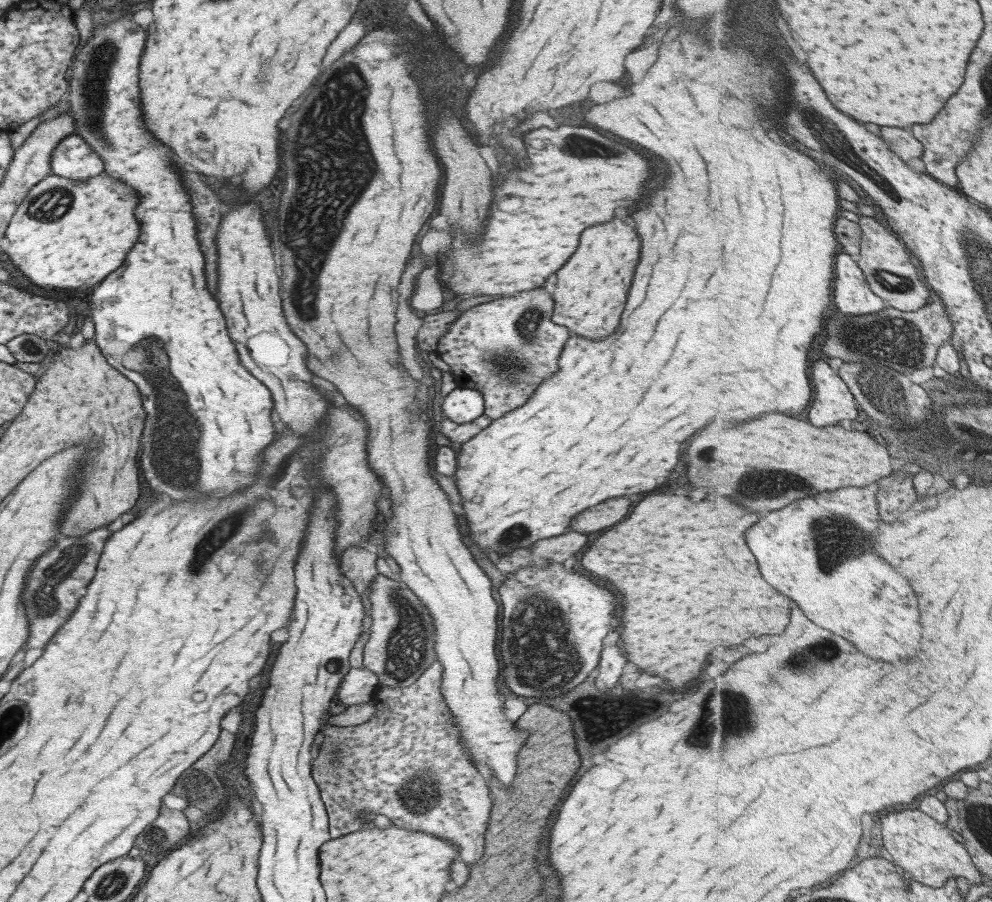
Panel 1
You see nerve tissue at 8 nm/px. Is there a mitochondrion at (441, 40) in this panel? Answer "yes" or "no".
no

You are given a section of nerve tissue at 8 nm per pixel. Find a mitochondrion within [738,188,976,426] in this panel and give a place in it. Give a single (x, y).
(894, 341)

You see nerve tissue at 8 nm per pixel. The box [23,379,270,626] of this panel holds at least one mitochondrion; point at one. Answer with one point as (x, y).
(45, 593)

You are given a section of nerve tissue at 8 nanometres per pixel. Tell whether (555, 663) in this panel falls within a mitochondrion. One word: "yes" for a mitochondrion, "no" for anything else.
yes

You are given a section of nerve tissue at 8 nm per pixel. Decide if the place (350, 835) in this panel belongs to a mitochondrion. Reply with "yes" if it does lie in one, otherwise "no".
no

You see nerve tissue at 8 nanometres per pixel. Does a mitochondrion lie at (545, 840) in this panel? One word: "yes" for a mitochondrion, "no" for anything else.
no

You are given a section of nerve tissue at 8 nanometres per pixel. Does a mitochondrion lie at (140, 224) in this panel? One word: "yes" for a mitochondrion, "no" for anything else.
no

